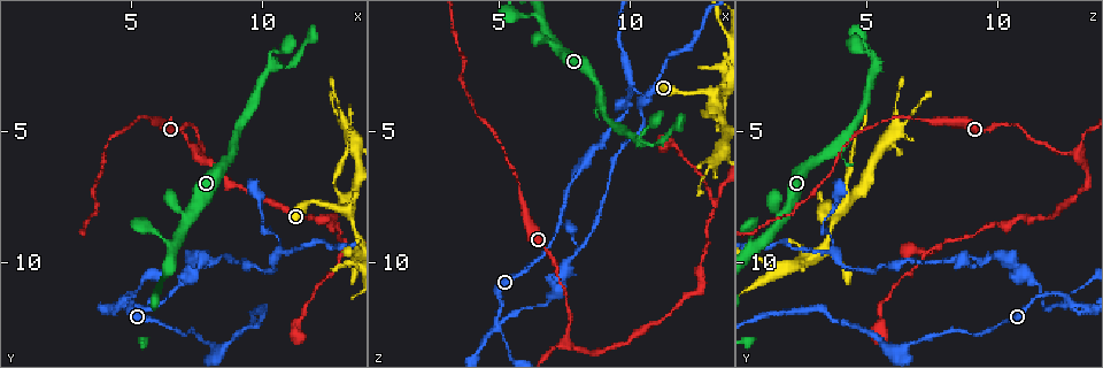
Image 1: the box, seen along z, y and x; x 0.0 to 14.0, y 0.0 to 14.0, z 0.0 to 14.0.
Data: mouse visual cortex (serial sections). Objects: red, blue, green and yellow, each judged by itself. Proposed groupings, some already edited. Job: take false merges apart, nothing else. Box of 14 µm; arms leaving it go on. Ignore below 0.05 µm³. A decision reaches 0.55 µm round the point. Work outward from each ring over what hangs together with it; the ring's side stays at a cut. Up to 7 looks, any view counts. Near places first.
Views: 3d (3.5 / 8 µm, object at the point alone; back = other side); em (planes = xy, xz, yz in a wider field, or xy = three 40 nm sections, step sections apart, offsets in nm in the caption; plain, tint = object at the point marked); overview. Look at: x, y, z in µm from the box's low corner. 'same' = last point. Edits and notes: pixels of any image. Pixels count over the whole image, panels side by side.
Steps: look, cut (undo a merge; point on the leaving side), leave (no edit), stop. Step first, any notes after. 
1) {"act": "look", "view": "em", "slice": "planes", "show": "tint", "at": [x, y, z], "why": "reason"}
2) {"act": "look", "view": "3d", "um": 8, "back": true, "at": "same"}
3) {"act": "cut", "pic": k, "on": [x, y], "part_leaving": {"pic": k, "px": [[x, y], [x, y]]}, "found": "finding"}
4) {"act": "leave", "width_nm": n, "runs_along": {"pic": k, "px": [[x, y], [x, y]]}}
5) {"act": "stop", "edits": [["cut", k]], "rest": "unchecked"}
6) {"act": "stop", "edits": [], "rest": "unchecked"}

{"act": "look", "view": "3d", "um": 8, "back": true, "at": [5.0, 11.3, 12.5], "why": "abrupt turn"}

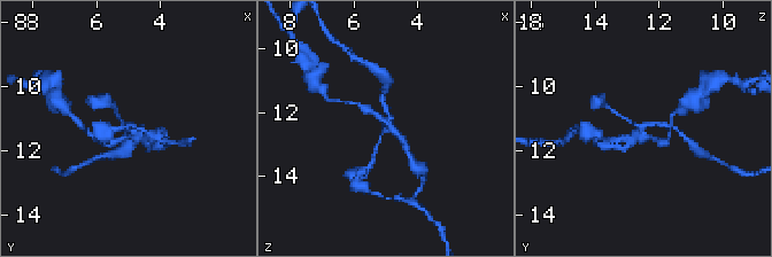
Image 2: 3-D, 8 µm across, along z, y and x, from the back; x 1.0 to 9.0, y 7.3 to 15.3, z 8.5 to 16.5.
{"act": "look", "view": "em", "slice": "xy", "step": 1, "show": "tint", "at": [4.9, 11.3, 12.5], "arms": 4, "arm_widths_nm": [150, 200, 200, 200]}

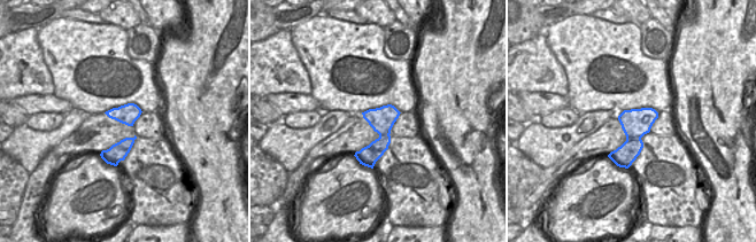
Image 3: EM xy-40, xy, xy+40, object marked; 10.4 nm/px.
{"act": "cut", "pic": 2, "on": [114, 141], "width_nm": 260, "part_leaving": {"pic": 2, "px": [[388, 127], [375, 114], [350, 102]]}, "found": "two cells meet here"}

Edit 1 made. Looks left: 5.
{"act": "look", "view": "3d", "um": 8, "at": [8.3, 13.3, 6.2]}

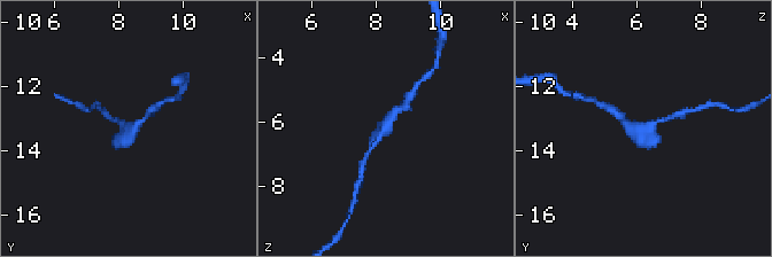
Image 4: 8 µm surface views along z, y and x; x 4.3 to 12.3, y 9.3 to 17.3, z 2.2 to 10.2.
{"act": "look", "view": "3d", "um": 3.5, "at": [8.3, 13.3, 6.2], "why": "zoom in"}

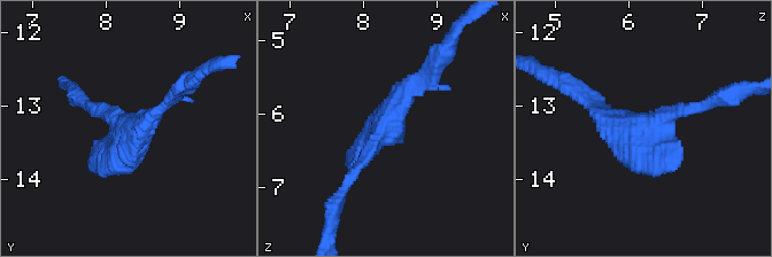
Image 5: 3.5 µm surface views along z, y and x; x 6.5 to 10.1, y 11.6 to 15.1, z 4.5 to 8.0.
{"act": "leave", "runs_along": {"pic": 5, "px": [[345, 182], [426, 74]]}, "found": "continuous, no second cell"}

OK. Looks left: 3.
{"act": "look", "view": "3d", "um": 3.5, "at": [12.7, 7.1, 4.2], "why": "thick turns thin"}

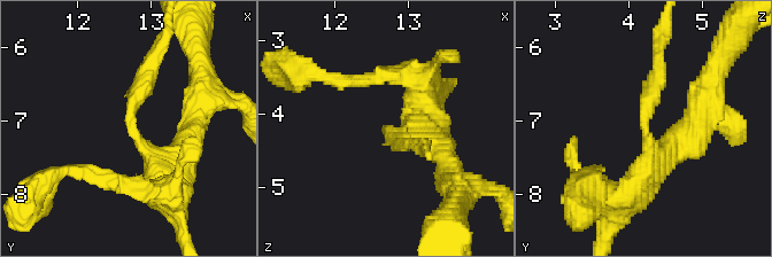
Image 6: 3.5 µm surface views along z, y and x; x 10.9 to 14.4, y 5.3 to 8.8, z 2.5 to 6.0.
{"act": "look", "view": "em", "slice": "xy", "step": 1, "show": "tint", "at": [12.70, 7.05, 4.20], "why": "now the EM"}

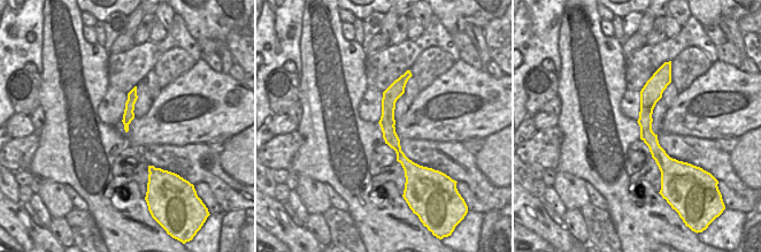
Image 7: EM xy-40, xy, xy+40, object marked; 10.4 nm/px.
{"act": "cut", "pic": 6, "on": [131, 118], "width_nm": 160, "part_leaving": {"pic": 6, "px": [[149, 155], [128, 119], [153, 56]]}, "found": "a second cell is stuck on"}

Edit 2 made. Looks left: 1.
{"act": "stop", "edits": [["cut", 2], ["cut", 6]], "rest": "unchecked"}

